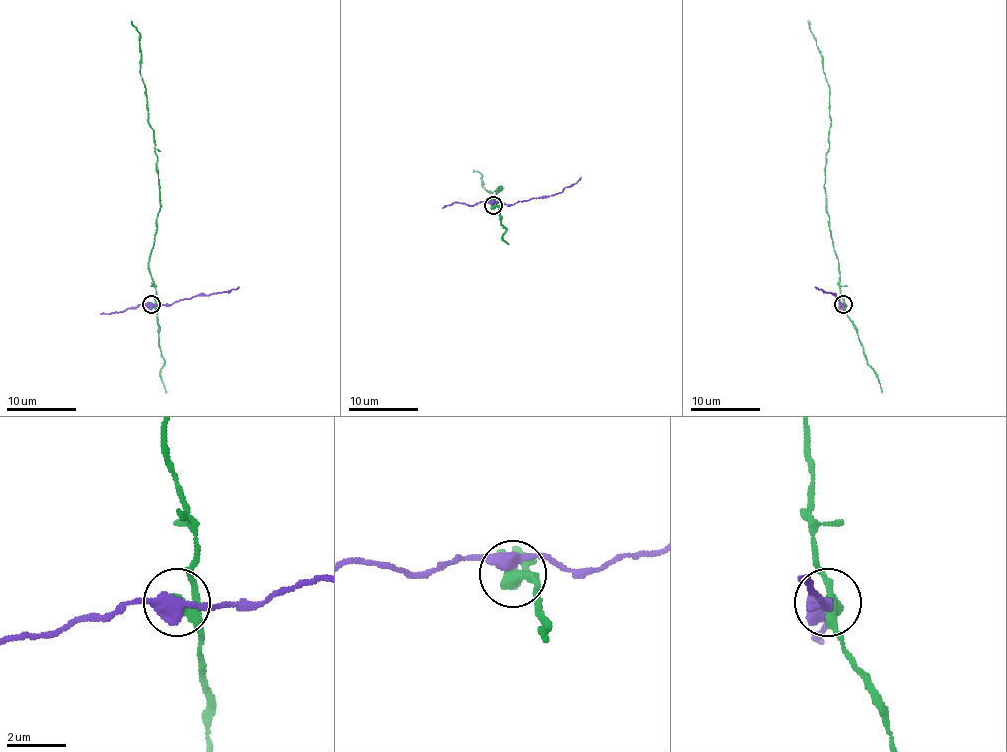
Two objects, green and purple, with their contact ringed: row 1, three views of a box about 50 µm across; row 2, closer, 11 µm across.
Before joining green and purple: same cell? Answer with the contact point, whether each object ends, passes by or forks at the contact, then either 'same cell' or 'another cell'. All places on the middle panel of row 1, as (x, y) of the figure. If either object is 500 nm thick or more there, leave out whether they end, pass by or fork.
place (493, 205); green passes by; purple passes by; another cell

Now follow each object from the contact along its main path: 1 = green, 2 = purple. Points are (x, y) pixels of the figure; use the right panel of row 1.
1: (844, 304), (838, 258), (826, 211), (830, 88), (821, 52), (807, 20)
2: (842, 304), (835, 295), (814, 286)

